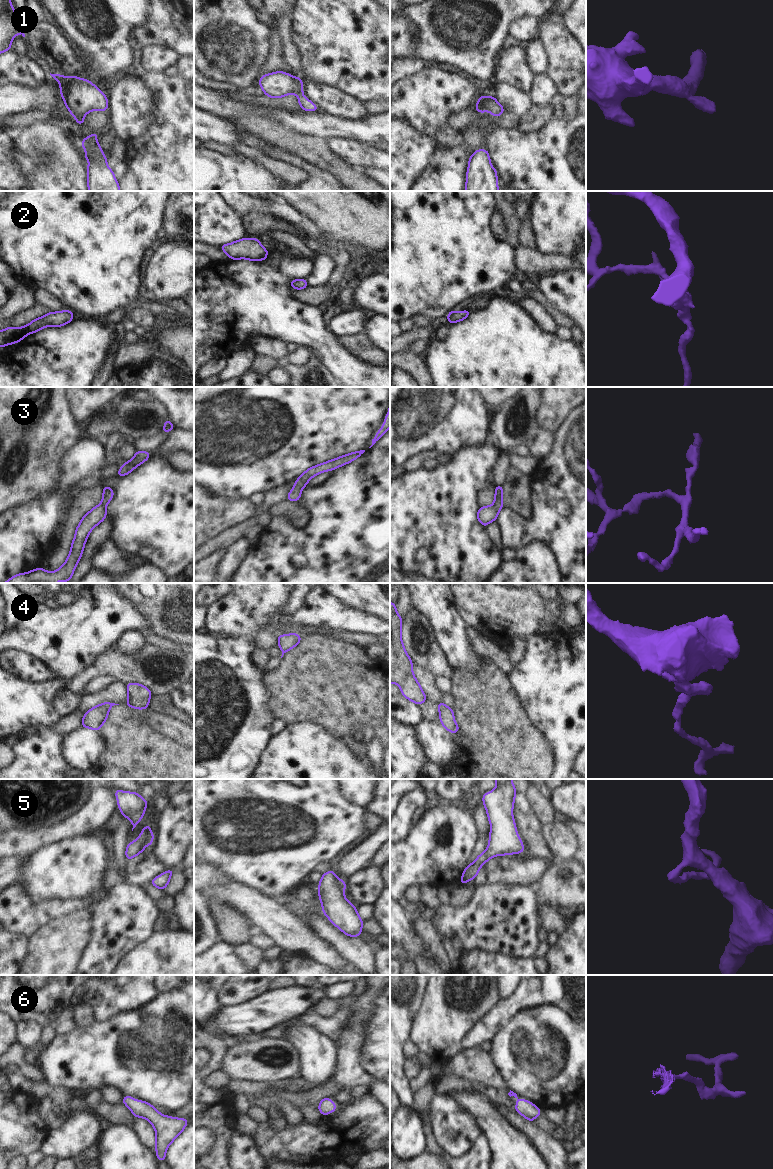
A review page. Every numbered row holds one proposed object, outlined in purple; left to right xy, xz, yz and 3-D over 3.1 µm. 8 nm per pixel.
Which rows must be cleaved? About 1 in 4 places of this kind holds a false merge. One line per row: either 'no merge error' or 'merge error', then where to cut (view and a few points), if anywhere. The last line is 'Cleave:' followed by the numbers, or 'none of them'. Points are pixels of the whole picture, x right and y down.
1: no merge error; no cut
2: no merge error; no cut
3: no merge error; no cut
4: no merge error; no cut
5: no merge error; no cut
6: no merge error; no cut
Cleave: none of them

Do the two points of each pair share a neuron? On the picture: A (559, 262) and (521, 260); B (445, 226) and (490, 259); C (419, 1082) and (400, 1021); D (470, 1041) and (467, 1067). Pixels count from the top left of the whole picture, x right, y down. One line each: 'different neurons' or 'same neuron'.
A: same neuron
B: same neuron
C: different neurons
D: different neurons

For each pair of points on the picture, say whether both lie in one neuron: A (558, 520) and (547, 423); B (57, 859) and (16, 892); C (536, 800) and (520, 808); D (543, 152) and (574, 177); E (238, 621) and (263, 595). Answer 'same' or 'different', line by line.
A: different
B: different
C: different
D: same
E: same

